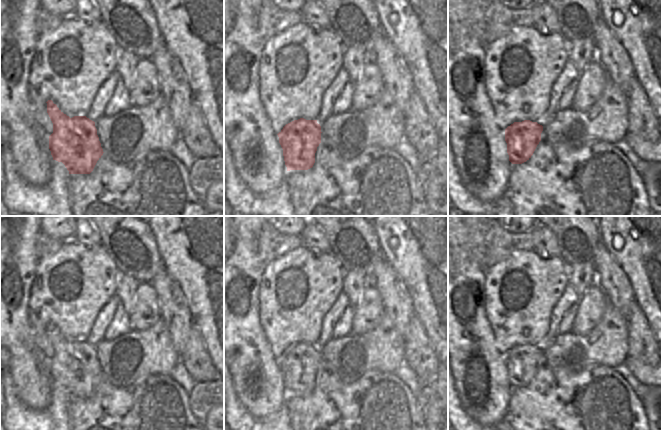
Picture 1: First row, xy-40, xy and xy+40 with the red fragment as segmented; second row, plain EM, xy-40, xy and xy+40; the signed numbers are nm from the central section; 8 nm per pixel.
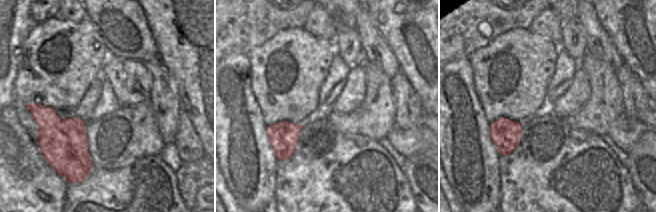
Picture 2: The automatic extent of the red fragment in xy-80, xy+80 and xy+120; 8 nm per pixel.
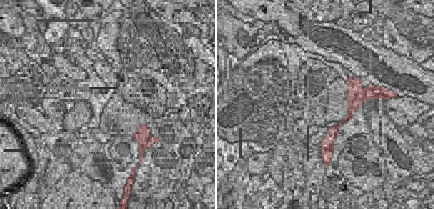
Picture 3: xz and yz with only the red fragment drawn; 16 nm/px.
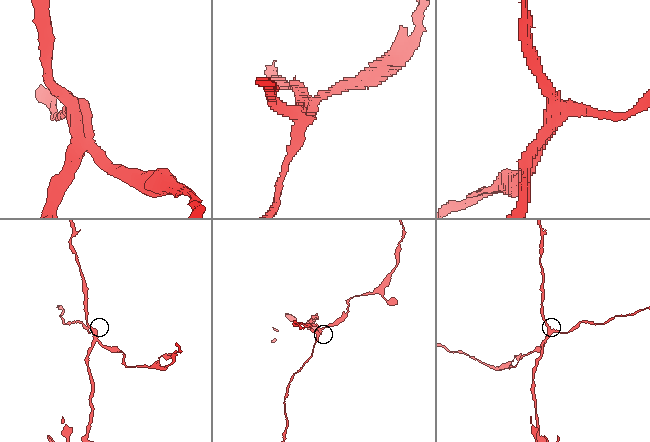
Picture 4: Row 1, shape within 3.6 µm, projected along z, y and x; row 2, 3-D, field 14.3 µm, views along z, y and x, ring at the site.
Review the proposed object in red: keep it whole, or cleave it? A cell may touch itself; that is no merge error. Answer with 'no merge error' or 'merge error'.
merge error

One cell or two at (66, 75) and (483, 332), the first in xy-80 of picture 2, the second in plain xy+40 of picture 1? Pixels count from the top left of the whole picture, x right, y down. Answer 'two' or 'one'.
two

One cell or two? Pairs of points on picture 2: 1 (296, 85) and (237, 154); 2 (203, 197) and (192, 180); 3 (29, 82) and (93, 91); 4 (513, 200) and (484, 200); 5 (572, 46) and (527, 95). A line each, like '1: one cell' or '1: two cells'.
1: two cells
2: two cells
3: two cells
4: two cells
5: two cells

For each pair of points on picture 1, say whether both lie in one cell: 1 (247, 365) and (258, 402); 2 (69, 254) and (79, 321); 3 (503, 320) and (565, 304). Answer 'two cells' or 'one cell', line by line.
1: one cell
2: one cell
3: two cells

